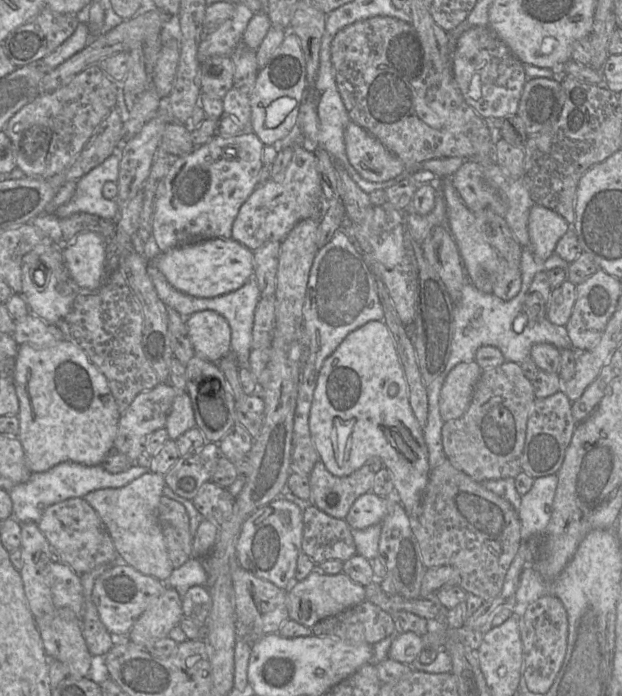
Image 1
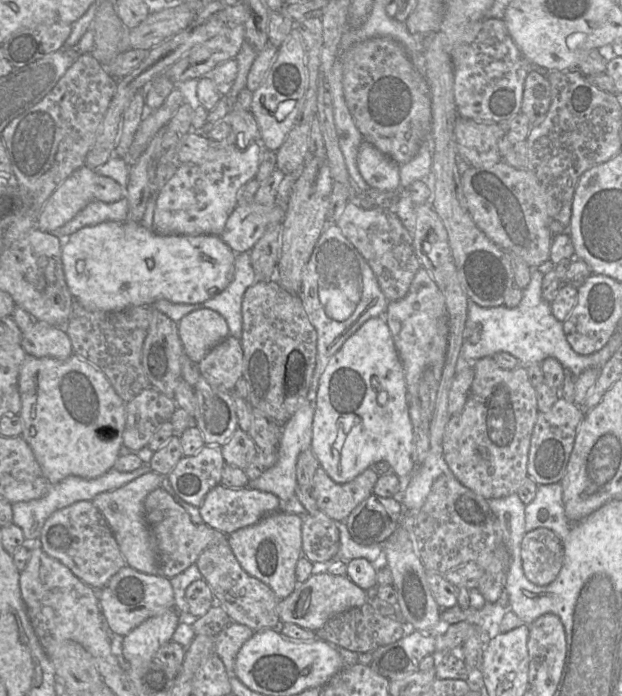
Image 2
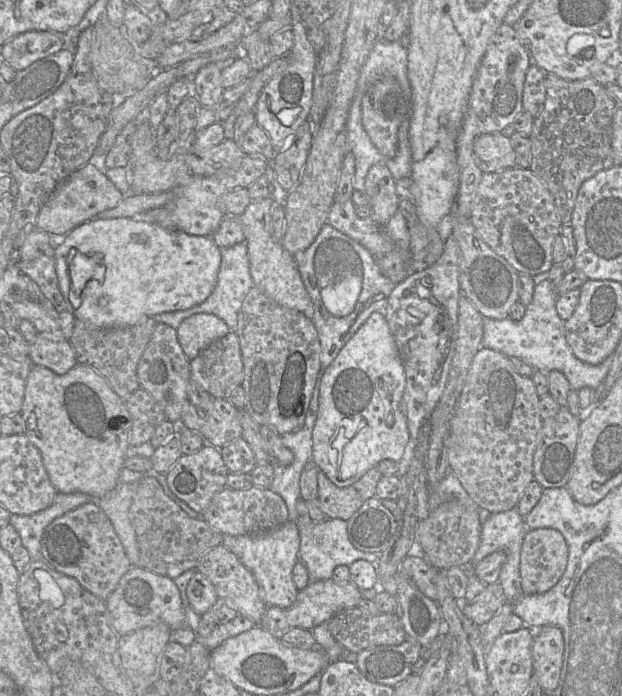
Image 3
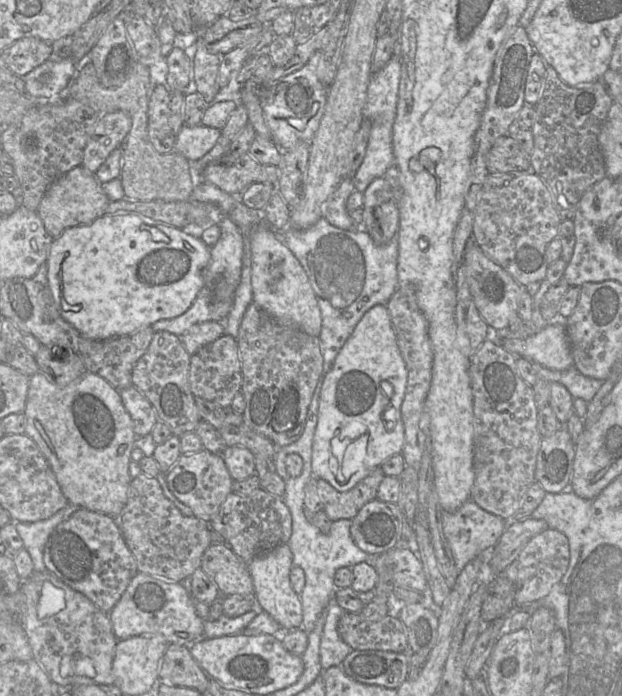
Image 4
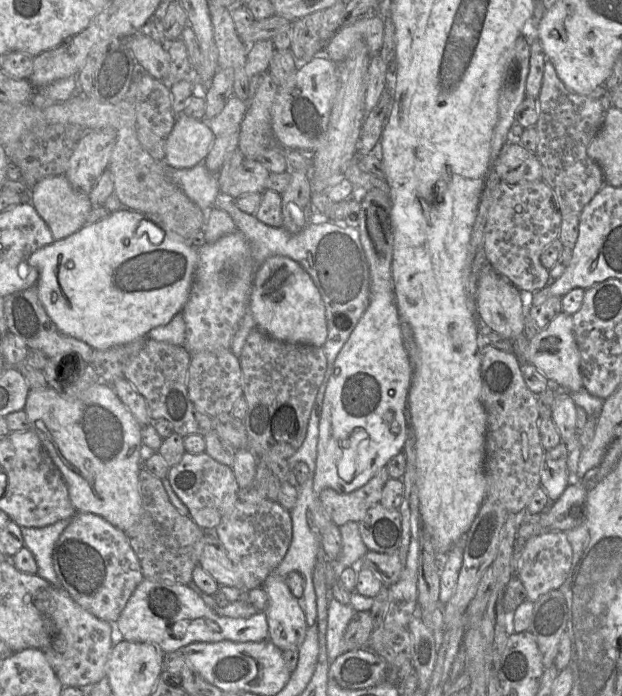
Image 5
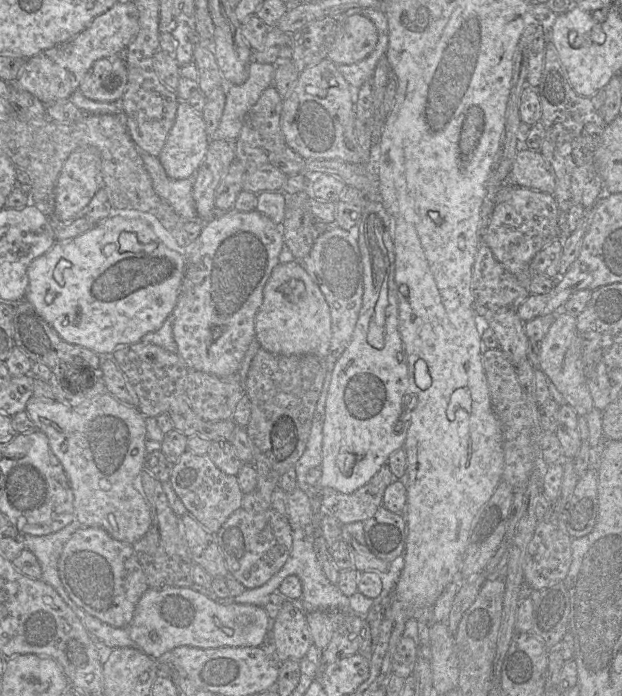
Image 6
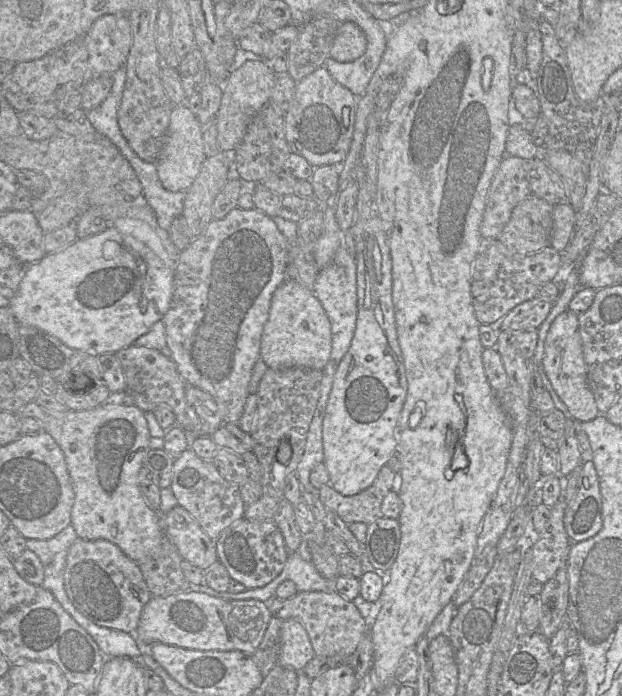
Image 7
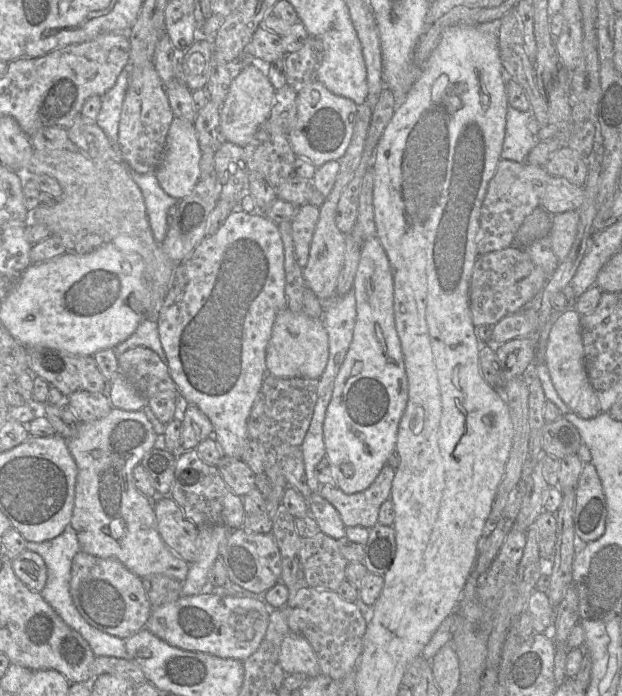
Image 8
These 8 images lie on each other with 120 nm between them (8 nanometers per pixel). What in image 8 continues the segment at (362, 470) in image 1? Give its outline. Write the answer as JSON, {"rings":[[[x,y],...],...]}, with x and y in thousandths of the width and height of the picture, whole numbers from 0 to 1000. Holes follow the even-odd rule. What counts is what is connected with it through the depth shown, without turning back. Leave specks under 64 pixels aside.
{"rings":[[[616,670],[603,691],[585,705],[556,710],[543,700],[514,694],[513,710],[543,734],[555,757],[598,759],[608,751],[611,727],[627,716],[635,675]]]}

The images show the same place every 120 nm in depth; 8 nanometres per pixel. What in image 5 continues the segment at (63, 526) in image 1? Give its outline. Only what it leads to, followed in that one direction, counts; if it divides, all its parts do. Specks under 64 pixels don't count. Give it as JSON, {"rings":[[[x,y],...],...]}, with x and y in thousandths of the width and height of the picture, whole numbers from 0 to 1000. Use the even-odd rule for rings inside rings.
{"rings":[[[122,736],[95,770],[85,813],[98,842],[132,874],[159,889],[185,895],[217,845],[232,832],[225,806],[203,767],[166,743]]]}

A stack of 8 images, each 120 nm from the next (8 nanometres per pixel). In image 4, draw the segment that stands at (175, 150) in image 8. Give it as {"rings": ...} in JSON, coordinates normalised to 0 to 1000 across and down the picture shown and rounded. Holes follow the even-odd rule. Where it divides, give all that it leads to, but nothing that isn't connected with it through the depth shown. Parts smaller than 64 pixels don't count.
{"rings":[[[318,178],[294,180],[285,193],[280,216],[302,231],[315,231],[334,220],[355,195],[355,187]]]}

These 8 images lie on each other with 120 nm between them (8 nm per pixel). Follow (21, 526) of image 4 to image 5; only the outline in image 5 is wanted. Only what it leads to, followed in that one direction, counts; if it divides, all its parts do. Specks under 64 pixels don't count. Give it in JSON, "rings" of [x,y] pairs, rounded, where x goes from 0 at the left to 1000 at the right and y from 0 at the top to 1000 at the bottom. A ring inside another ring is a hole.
{"rings":[[[108,744],[66,759],[34,757],[39,784],[51,793],[59,809],[59,826],[85,842],[95,842],[85,813],[87,786],[113,750],[114,744]]]}

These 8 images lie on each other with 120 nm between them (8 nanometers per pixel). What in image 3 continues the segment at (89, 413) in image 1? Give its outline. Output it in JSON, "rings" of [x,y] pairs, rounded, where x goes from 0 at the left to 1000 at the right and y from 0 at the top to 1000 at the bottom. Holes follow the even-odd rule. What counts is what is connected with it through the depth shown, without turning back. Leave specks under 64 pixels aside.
{"rings":[[[127,522],[103,539],[53,524],[43,542],[32,593],[40,606],[40,625],[64,649],[80,691],[93,708],[137,708],[161,717],[185,703],[209,641],[211,598],[201,576],[185,565],[167,540]]]}

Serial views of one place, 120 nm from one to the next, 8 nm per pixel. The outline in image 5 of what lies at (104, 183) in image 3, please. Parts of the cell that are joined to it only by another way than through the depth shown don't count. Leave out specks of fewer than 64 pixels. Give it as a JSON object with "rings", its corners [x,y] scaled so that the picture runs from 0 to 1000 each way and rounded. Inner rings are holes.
{"rings":[[[103,250],[66,259],[50,273],[48,290],[77,323],[88,346],[113,339],[138,323],[140,310],[150,299],[143,280],[119,272]]]}

